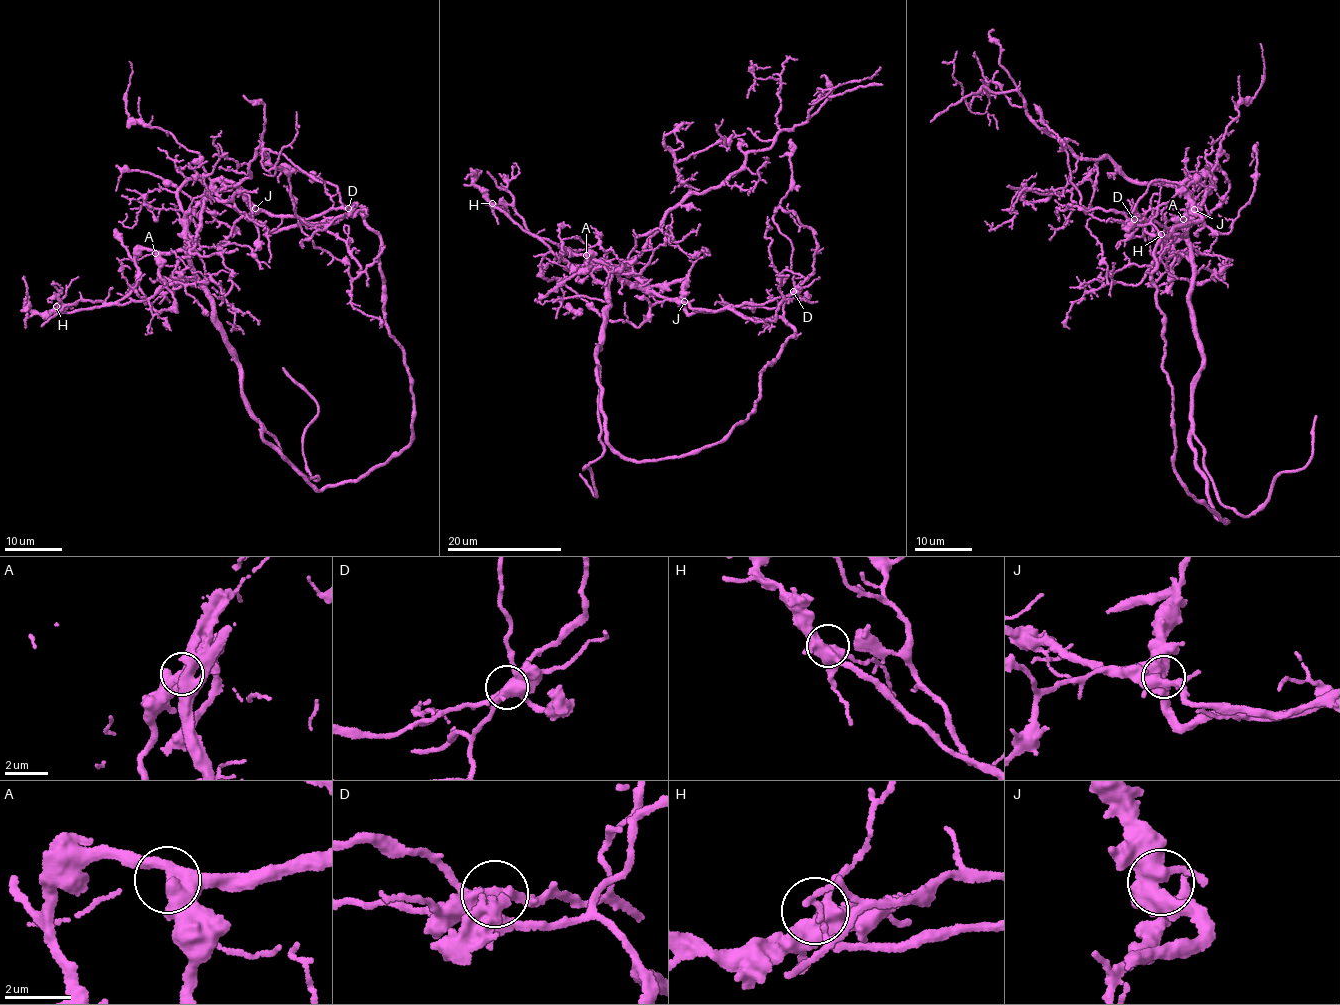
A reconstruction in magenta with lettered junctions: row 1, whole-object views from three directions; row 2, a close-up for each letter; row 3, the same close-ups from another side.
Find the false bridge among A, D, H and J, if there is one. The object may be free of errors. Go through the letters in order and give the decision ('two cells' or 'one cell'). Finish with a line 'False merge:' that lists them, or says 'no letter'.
A: one cell
D: one cell
H: one cell
J: one cell
False merge: no letter

